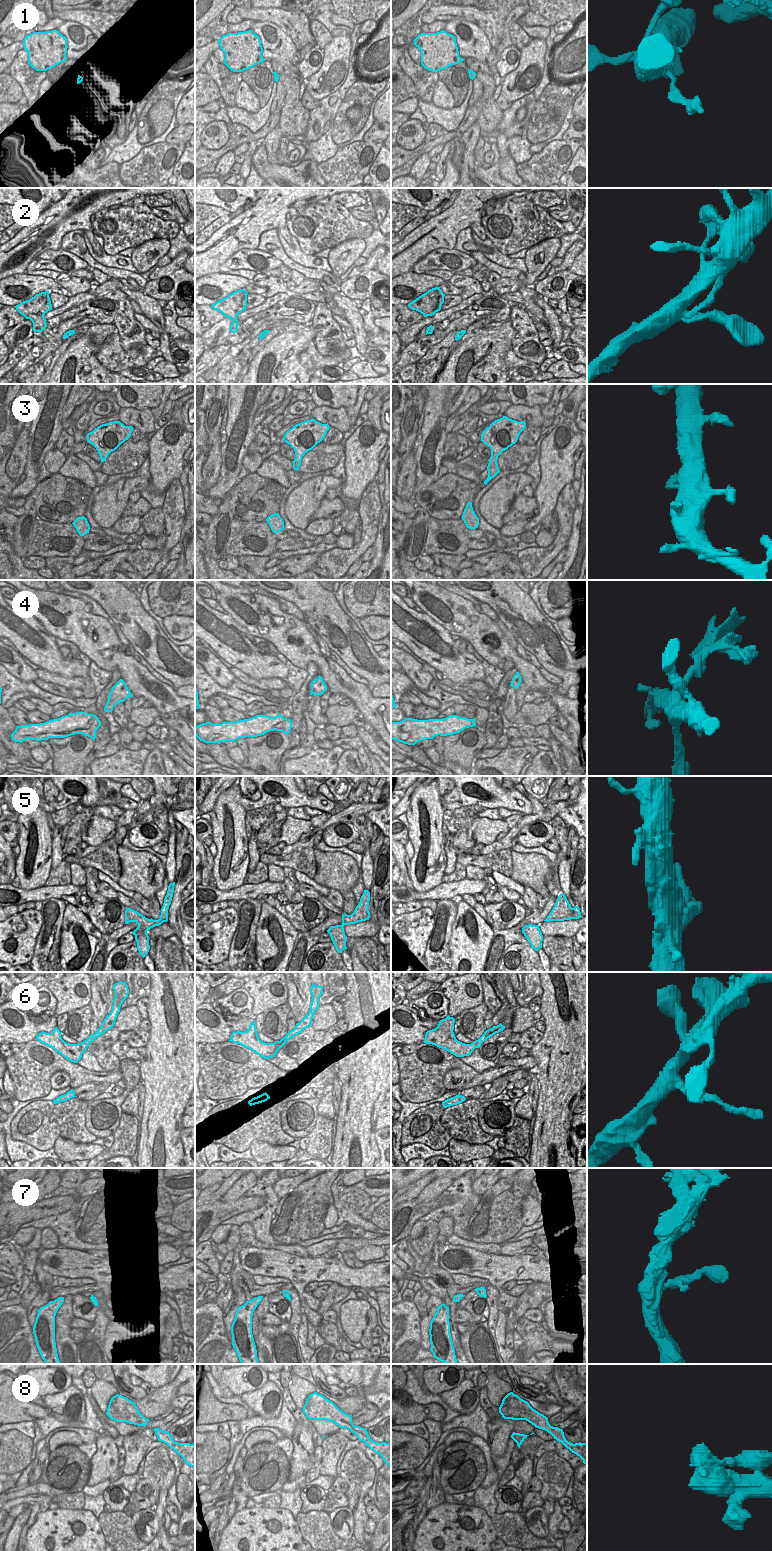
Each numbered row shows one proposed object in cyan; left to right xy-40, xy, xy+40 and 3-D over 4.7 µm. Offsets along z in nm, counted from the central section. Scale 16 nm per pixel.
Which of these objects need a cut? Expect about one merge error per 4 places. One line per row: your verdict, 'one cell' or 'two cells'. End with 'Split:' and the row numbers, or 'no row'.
1: two cells
2: one cell
3: one cell
4: two cells
5: one cell
6: one cell
7: one cell
8: one cell
Split: 1, 4

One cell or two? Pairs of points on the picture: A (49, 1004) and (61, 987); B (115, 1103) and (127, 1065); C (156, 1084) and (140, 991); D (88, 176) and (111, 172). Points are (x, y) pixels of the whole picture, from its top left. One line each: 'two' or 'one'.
A: two
B: one
C: two
D: one

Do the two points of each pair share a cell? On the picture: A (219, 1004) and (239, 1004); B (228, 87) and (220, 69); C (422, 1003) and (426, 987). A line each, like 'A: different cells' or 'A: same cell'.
A: same cell
B: same cell
C: different cells

